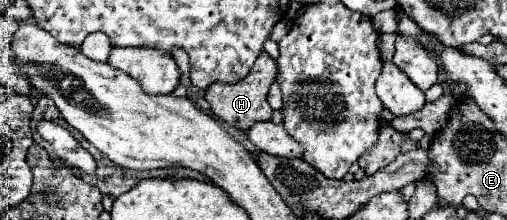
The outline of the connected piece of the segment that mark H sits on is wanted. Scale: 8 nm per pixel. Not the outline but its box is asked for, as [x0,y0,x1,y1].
[206,51,276,131]

